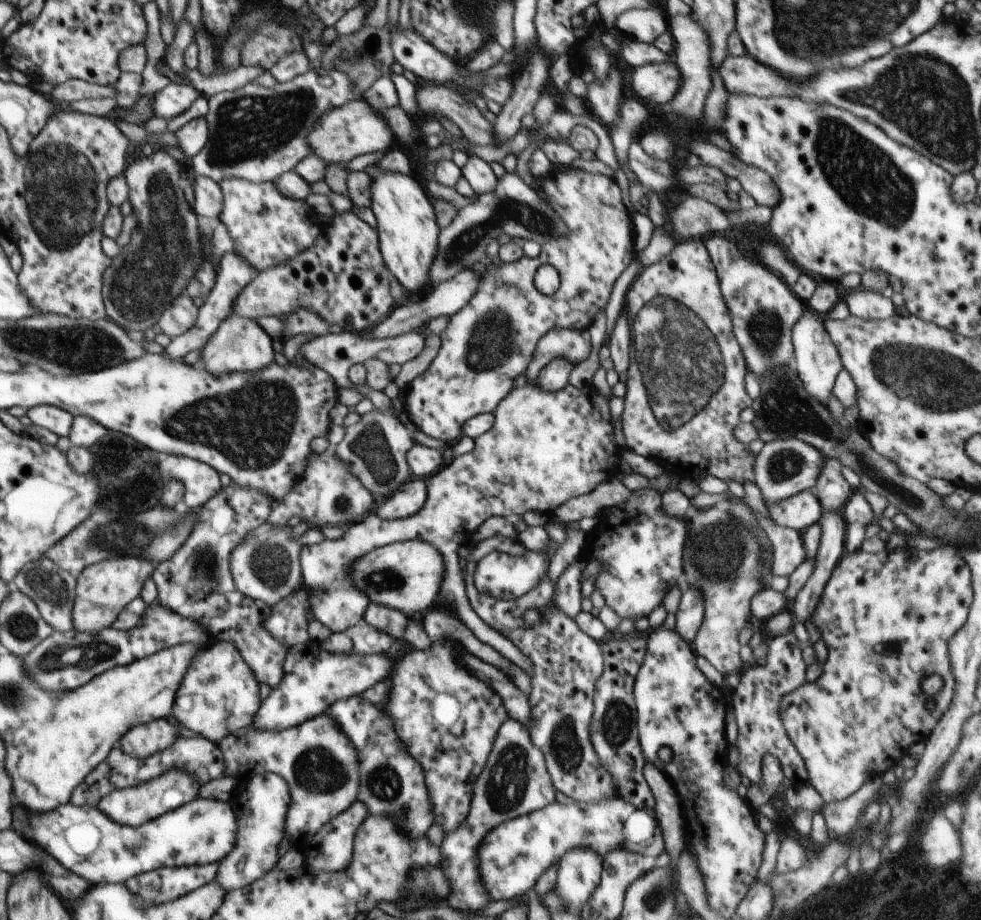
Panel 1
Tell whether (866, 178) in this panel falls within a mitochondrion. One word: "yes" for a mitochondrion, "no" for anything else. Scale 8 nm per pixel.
yes

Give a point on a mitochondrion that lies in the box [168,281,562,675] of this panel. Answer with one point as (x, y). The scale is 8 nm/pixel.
(494, 340)

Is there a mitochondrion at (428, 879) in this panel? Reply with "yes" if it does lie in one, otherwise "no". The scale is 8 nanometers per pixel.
yes

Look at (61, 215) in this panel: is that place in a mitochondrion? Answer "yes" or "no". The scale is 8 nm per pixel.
yes

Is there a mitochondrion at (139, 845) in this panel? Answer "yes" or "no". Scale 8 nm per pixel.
yes

